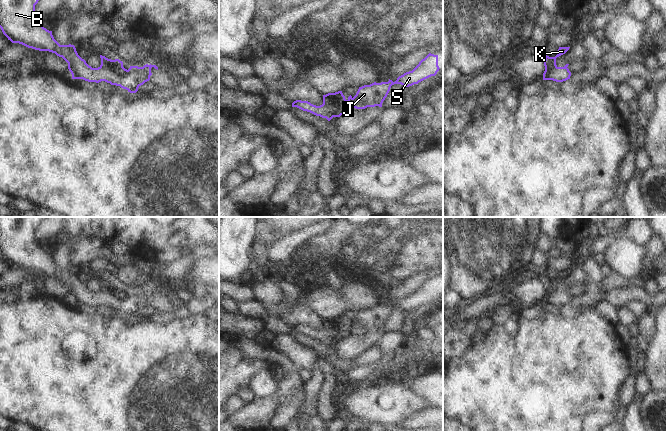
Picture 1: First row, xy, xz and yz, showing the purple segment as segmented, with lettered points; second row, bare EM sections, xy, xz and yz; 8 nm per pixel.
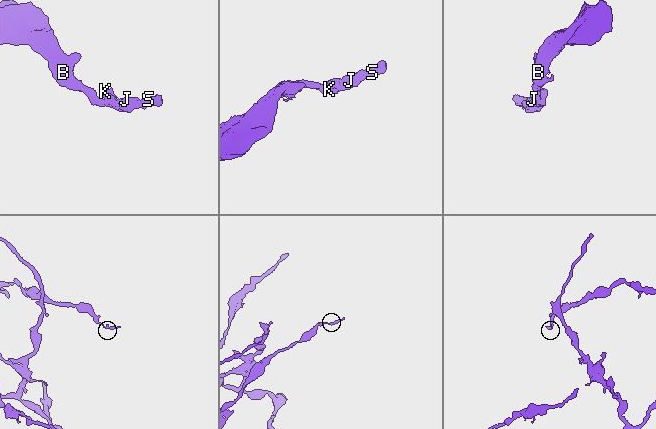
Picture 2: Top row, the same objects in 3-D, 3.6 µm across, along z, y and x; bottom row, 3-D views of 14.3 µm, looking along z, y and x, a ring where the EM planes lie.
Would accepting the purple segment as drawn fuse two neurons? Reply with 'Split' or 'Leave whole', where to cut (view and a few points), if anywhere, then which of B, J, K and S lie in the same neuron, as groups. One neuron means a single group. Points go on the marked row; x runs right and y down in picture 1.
Leave whole. No split. Groups: B J K S.

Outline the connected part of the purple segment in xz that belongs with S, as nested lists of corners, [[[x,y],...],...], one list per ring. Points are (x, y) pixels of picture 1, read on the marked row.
[[[429,53],[412,71],[399,76],[395,82],[389,79],[388,82],[374,82],[370,85],[364,85],[359,87],[354,97],[350,95],[347,100],[342,91],[338,91],[323,95],[323,104],[320,106],[313,105],[308,101],[296,100],[292,103],[292,107],[297,107],[330,121],[333,117],[340,117],[347,113],[351,104],[356,109],[382,107],[392,85],[401,84],[409,87],[418,84],[431,76],[435,76],[439,69],[438,55]]]

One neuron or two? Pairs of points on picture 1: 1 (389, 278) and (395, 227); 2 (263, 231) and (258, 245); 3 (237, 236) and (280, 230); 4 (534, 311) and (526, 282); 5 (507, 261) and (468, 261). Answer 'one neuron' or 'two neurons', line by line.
1: one neuron
2: two neurons
3: two neurons
4: two neurons
5: one neuron

